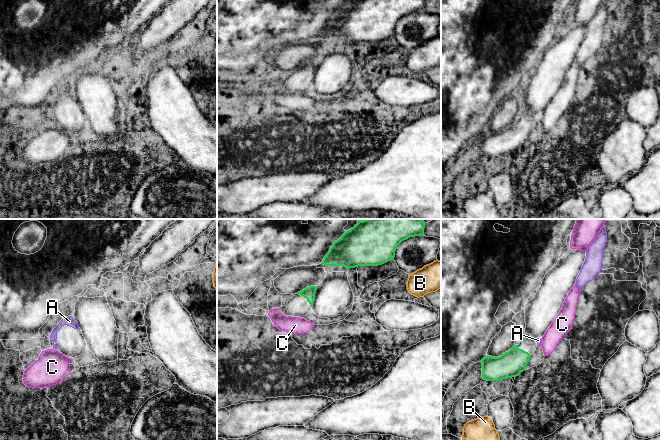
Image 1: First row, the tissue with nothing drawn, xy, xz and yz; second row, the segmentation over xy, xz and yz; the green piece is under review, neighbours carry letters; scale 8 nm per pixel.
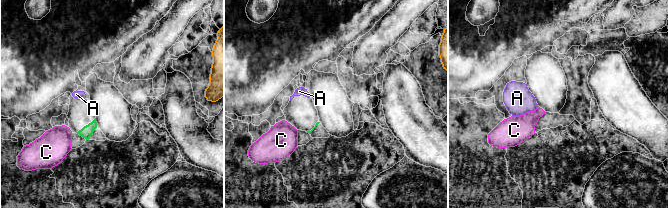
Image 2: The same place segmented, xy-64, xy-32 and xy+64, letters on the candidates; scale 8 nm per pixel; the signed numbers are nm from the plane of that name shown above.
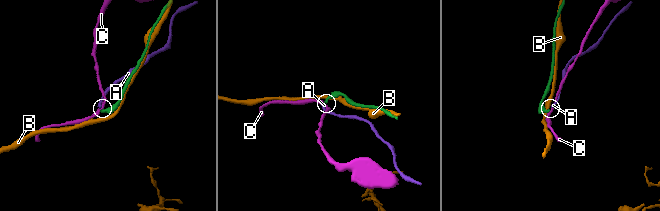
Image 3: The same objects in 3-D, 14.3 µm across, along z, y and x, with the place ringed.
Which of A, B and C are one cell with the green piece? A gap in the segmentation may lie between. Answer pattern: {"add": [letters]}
{"add": ["A"]}

